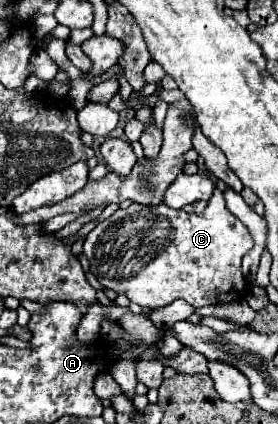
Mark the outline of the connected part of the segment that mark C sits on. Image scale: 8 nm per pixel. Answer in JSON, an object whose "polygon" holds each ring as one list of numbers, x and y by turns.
{"polygon":[[218,189,210,197,204,213,194,215,182,209,172,209,168,205,142,207,130,205,128,209,118,209,112,217,100,221,84,239,84,255,90,261,92,275,106,287,116,293,126,295,132,303,144,309,160,309,170,305,176,299,188,301,192,307,232,303,238,299,246,299,248,287,246,277,240,269,240,261,250,251,254,241,250,233,234,215,226,211,224,195]]}

